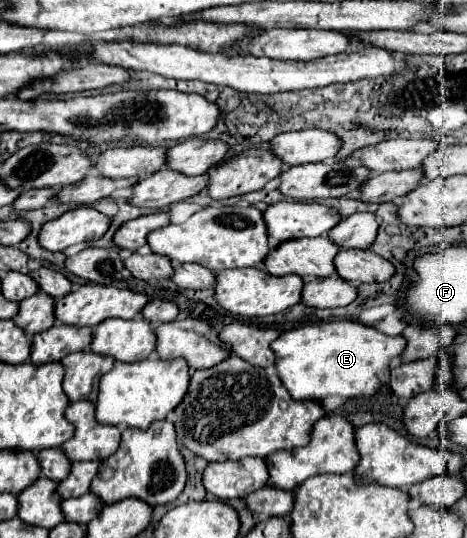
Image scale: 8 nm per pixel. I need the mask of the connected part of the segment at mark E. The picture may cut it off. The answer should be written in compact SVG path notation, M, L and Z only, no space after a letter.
M329 321L329 323L315 323L315 325L305 325L293 331L283 331L271 345L277 361L275 369L285 385L289 389L289 395L293 399L311 399L311 401L321 401L325 397L369 397L379 389L379 379L377 373L387 369L391 359L399 357L401 351L405 349L405 339L403 337L389 337L383 335L371 327L365 327L361 323L353 321Z

